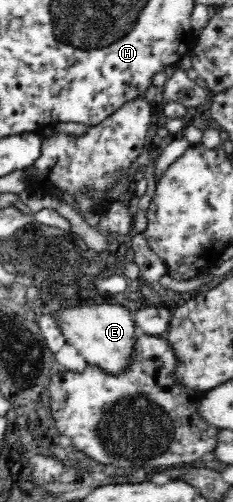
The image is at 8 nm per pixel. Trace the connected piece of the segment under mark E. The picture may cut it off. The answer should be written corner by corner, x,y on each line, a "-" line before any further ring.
102,303
100,305
78,306
74,308
62,308
55,312
55,317
64,333
67,344
76,347
76,350
86,359
86,362
100,367
104,373
117,375
129,369
135,359
137,338
141,331
135,326
133,315
126,307
118,304

